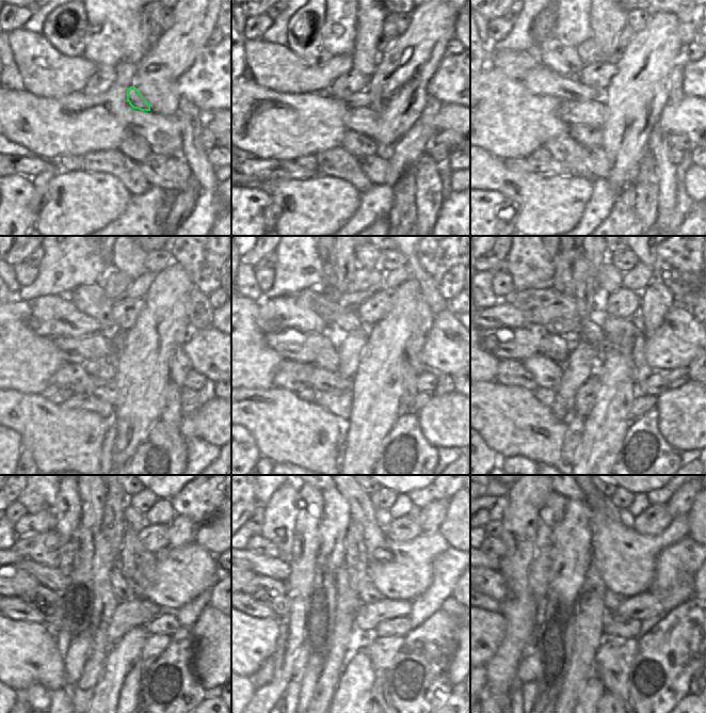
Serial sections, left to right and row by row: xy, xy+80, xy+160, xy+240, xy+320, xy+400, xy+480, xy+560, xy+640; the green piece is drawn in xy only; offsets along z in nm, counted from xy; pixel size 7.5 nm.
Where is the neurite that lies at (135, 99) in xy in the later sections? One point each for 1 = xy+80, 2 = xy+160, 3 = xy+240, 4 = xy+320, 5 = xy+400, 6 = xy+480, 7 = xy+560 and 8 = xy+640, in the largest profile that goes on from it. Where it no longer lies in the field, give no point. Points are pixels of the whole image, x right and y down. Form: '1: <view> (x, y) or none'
1: xy+80 (362, 98)
2: xy+160 (542, 81)
3: xy+240 (51, 315)
4: xy+320 (279, 313)
5: xy+400 (502, 314)
6: xy+480 (14, 557)
7: none
8: none

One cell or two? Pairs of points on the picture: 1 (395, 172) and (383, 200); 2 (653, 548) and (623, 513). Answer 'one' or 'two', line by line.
1: two
2: two

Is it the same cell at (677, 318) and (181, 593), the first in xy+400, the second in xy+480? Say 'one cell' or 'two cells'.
one cell

